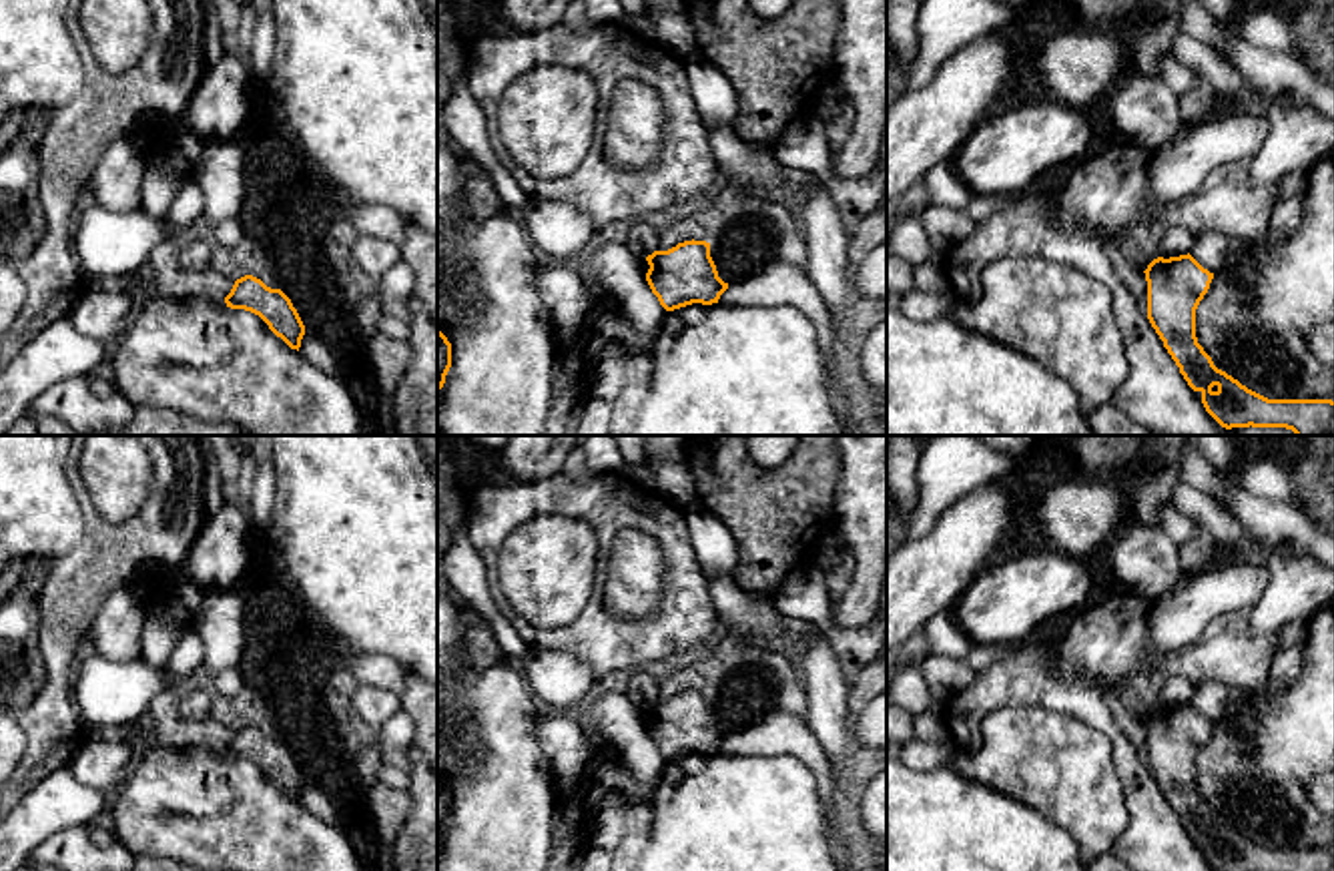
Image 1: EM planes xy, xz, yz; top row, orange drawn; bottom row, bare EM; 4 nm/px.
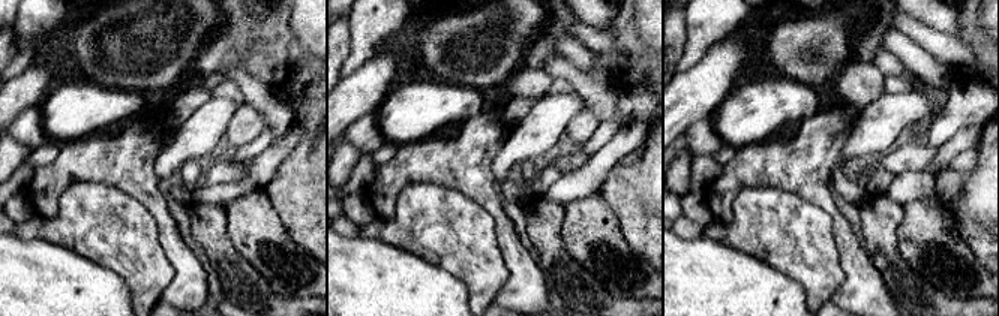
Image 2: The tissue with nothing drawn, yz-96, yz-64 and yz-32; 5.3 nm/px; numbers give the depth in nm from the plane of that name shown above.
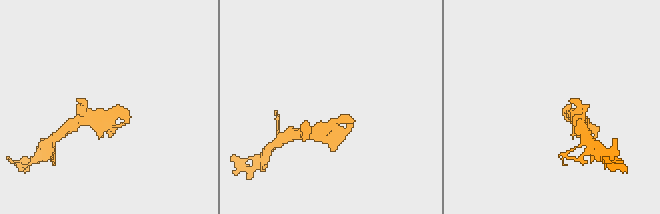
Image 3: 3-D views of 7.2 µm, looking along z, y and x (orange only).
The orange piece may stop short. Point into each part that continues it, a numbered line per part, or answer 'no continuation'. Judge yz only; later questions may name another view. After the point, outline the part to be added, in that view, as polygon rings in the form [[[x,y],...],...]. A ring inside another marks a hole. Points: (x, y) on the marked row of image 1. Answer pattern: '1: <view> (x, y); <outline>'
no continuation

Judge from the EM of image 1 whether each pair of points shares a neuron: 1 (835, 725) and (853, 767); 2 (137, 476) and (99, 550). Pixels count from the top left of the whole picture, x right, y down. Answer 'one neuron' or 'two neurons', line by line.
1: two neurons
2: two neurons

